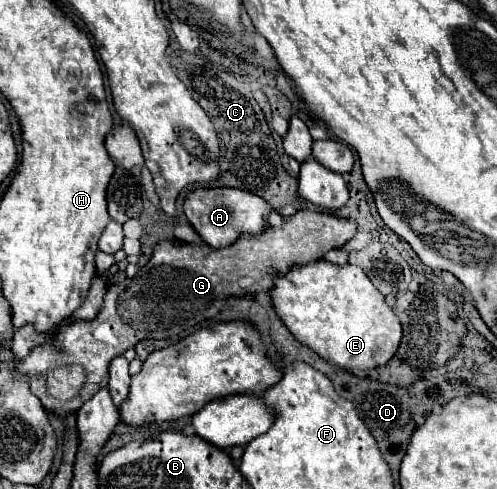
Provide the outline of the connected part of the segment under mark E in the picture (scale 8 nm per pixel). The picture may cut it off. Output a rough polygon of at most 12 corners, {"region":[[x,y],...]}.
{"region":[[358,265],[274,277],[290,333],[344,371],[394,357],[398,317]]}

